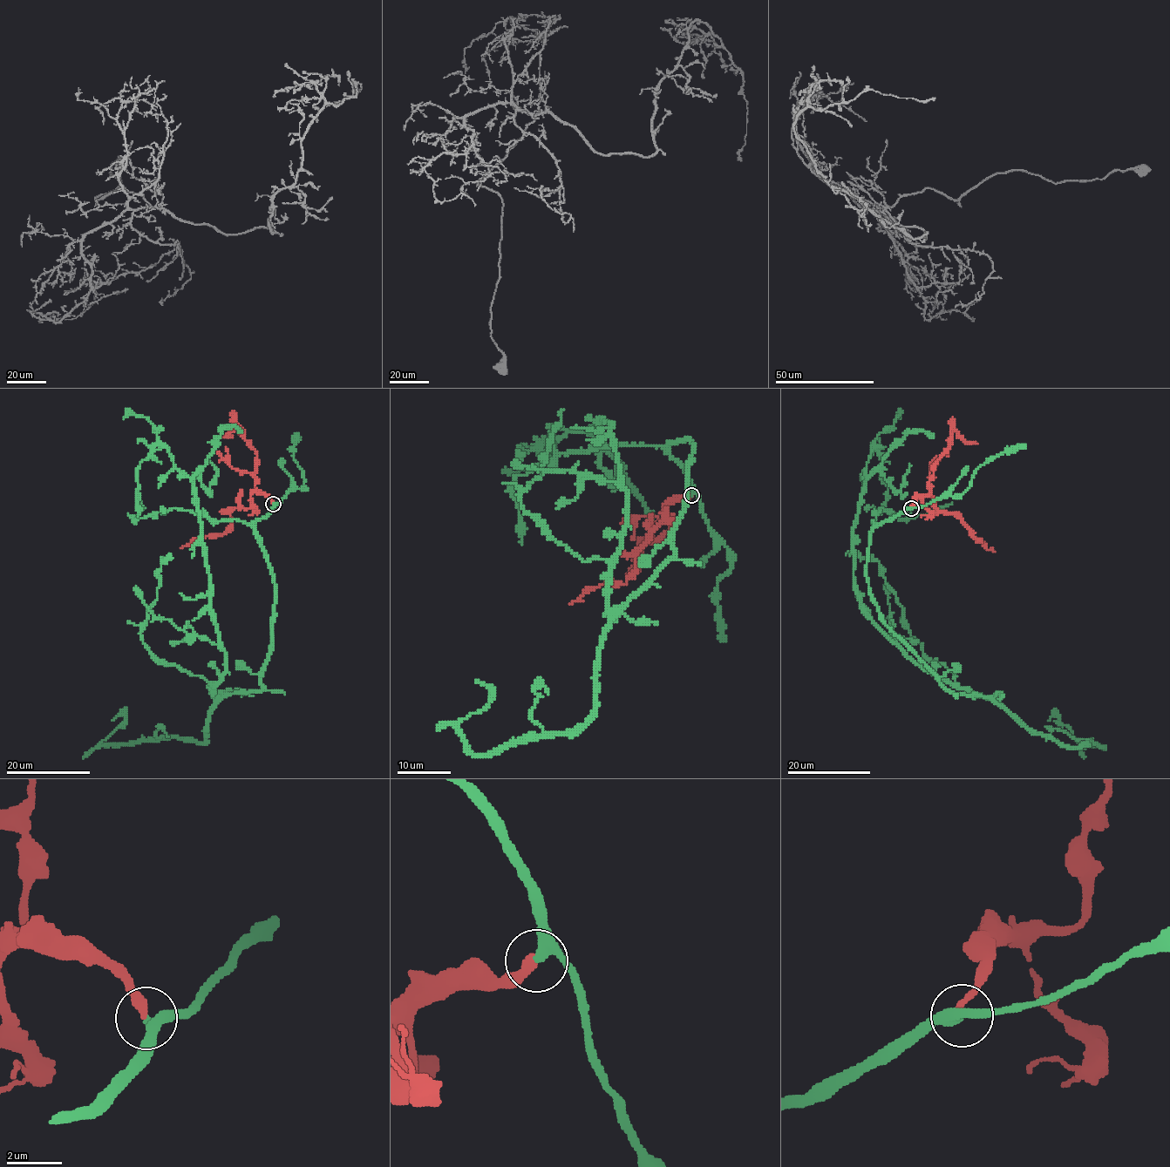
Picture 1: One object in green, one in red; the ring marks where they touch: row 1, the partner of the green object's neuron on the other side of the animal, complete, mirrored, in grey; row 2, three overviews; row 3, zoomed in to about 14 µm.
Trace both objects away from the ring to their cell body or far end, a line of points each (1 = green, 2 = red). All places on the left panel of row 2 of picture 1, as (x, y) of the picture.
1: (273, 503), (255, 524), (275, 594), (264, 688), (222, 695), (194, 488), (162, 445), (139, 465), (137, 516)
2: (273, 503), (265, 495), (254, 492), (248, 507), (231, 510), (232, 524), (223, 534), (206, 535), (180, 548)

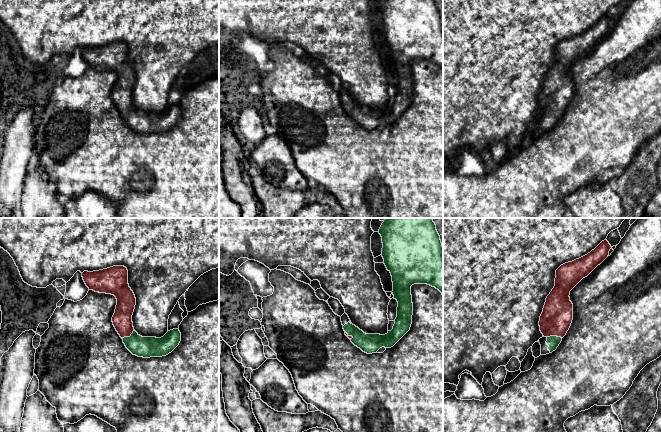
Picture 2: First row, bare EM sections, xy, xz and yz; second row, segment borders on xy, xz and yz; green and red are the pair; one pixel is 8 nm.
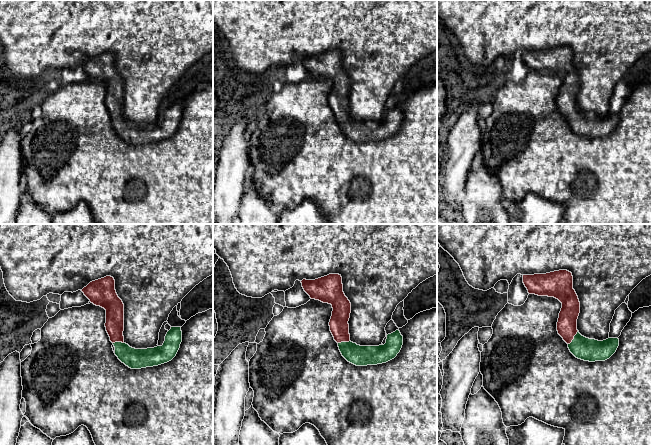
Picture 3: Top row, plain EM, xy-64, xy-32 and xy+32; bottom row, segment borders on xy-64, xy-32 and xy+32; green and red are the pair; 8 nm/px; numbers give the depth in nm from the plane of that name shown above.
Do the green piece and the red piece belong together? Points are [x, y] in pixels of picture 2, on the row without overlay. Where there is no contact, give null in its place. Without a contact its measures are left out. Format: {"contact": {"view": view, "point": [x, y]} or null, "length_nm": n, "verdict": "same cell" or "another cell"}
{"contact": {"view": "yz", "point": [554, 112]}, "length_nm": 120, "verdict": "same cell"}

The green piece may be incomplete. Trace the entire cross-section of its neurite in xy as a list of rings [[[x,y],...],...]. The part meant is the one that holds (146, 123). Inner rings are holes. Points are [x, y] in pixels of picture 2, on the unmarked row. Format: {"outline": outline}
{"outline": [[[124,42],[82,49],[89,66],[114,71],[117,75],[113,101],[126,124],[138,133],[162,133],[171,129],[181,117],[179,105],[168,107],[163,113],[142,113],[133,103],[132,91],[136,74],[128,60],[128,46]]]}

